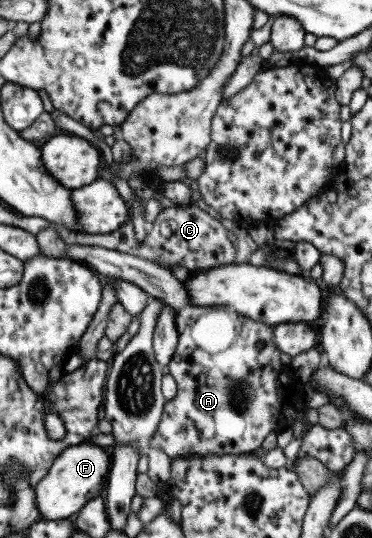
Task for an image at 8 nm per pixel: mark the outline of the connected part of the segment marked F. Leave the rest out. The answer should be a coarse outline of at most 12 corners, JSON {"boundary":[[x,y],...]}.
{"boundary":[[65,448],[35,487],[42,520],[73,518],[104,493],[109,449]]}

